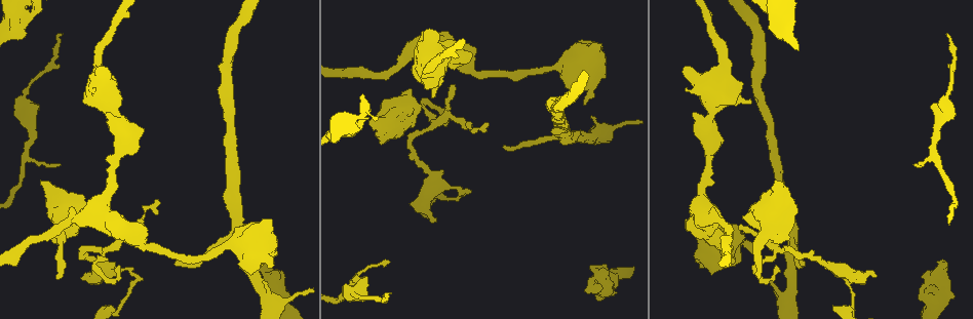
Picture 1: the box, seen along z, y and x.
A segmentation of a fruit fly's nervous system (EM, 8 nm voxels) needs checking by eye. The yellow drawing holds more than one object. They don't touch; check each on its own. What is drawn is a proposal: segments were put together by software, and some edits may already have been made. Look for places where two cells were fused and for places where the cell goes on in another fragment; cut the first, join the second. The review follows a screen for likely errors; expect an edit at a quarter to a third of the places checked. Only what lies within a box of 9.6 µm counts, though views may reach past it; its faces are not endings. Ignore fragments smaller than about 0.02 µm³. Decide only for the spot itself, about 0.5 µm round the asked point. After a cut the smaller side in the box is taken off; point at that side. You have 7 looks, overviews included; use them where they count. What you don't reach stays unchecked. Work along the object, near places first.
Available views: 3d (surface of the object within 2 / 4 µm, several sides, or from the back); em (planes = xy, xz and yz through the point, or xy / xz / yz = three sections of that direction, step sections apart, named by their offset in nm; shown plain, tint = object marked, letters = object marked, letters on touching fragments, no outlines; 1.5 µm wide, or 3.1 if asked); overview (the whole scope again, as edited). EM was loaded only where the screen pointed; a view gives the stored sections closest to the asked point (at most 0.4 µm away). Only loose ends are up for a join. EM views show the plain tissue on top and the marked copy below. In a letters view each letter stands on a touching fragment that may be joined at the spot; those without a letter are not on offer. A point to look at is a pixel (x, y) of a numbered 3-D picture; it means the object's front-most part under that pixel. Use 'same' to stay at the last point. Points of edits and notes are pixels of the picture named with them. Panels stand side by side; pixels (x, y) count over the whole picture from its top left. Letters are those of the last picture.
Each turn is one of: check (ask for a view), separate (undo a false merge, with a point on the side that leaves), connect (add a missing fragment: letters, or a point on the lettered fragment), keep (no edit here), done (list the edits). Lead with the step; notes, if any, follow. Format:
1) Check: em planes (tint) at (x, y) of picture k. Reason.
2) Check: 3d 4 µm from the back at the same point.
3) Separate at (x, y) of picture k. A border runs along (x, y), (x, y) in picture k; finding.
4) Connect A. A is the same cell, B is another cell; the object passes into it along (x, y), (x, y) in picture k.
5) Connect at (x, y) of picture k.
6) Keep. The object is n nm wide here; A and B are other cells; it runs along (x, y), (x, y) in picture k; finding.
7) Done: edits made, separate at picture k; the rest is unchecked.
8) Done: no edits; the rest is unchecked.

Check: 3d 4 µm at (685, 88) of picture 1. Free end.

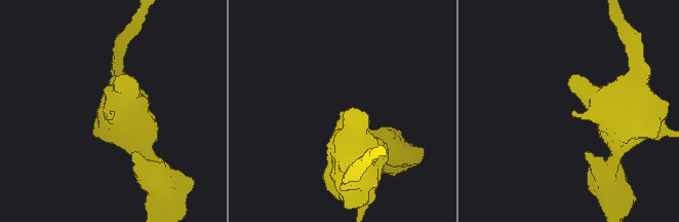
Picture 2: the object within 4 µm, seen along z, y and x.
Check: em planes (letters) at (574, 110) of picture 2.

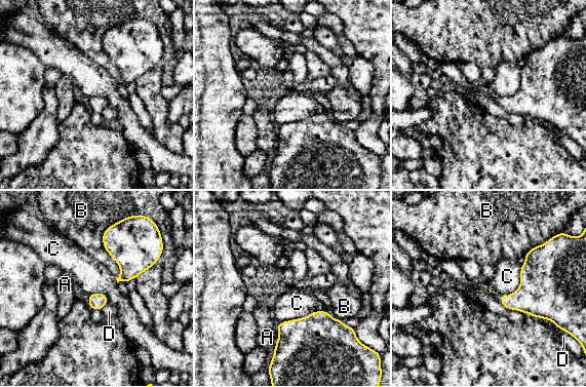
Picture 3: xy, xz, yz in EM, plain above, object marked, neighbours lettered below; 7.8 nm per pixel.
Keep. A, B, C and D are other cells; a border runs along (314, 310), (305, 316), (278, 323) in picture 3; none of them fits.

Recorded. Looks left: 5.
Check: 3d 2 µm at (759, 278) of picture 1. Branch stops here.

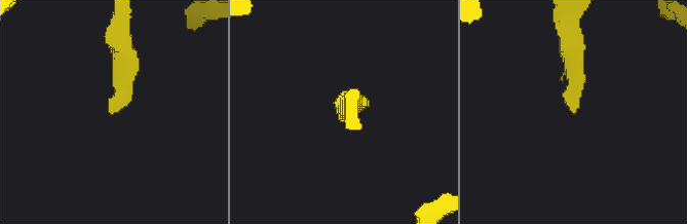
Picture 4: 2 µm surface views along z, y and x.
Check: em planes (letters) at (569, 107) of picture 4.

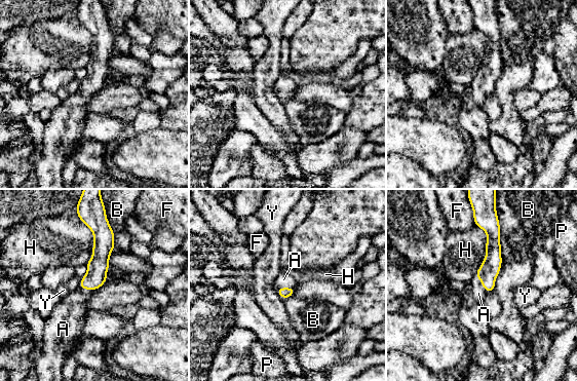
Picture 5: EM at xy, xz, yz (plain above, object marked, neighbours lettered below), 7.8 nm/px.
Connect at (283, 279) of picture 5. A is the same cell, B, F, H, P and Y are other cells; the object passes into it along (284, 293), (284, 288), (283, 279) in picture 5; it goes on there.

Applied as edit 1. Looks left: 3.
Check: overview. See it whole again.

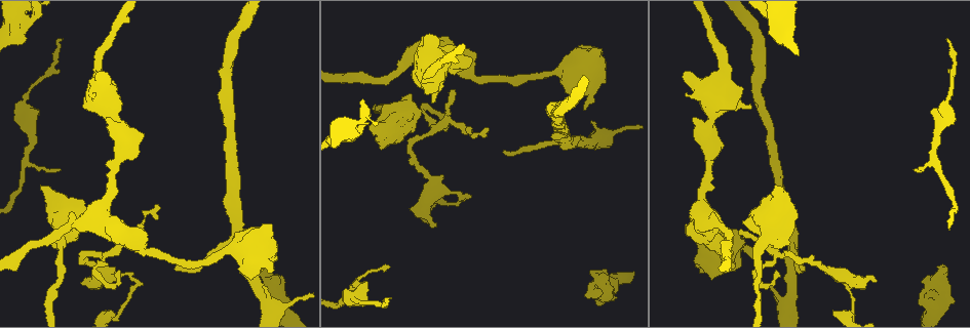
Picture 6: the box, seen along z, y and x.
Check: em planes (letters) at (434, 223) of picture 6. Branch stops here.

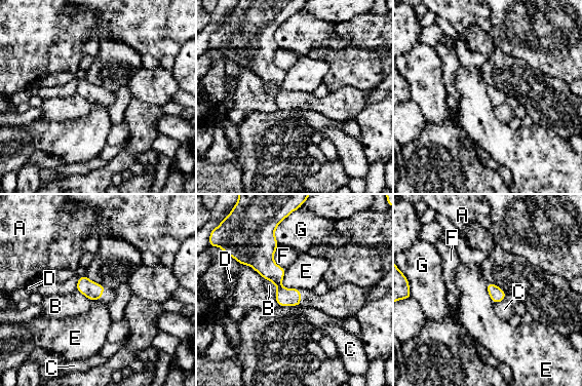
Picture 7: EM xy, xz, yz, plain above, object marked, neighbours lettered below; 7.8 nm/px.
Keep. The longest contact is with E, 200 nm; A, B, C, D, E, F and G are other cells; it runs along (263, 240), (263, 263), (298, 303) in picture 7; none of them fits.

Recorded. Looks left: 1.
Done: edits made, connect at picture 5; the rest is unchecked.

